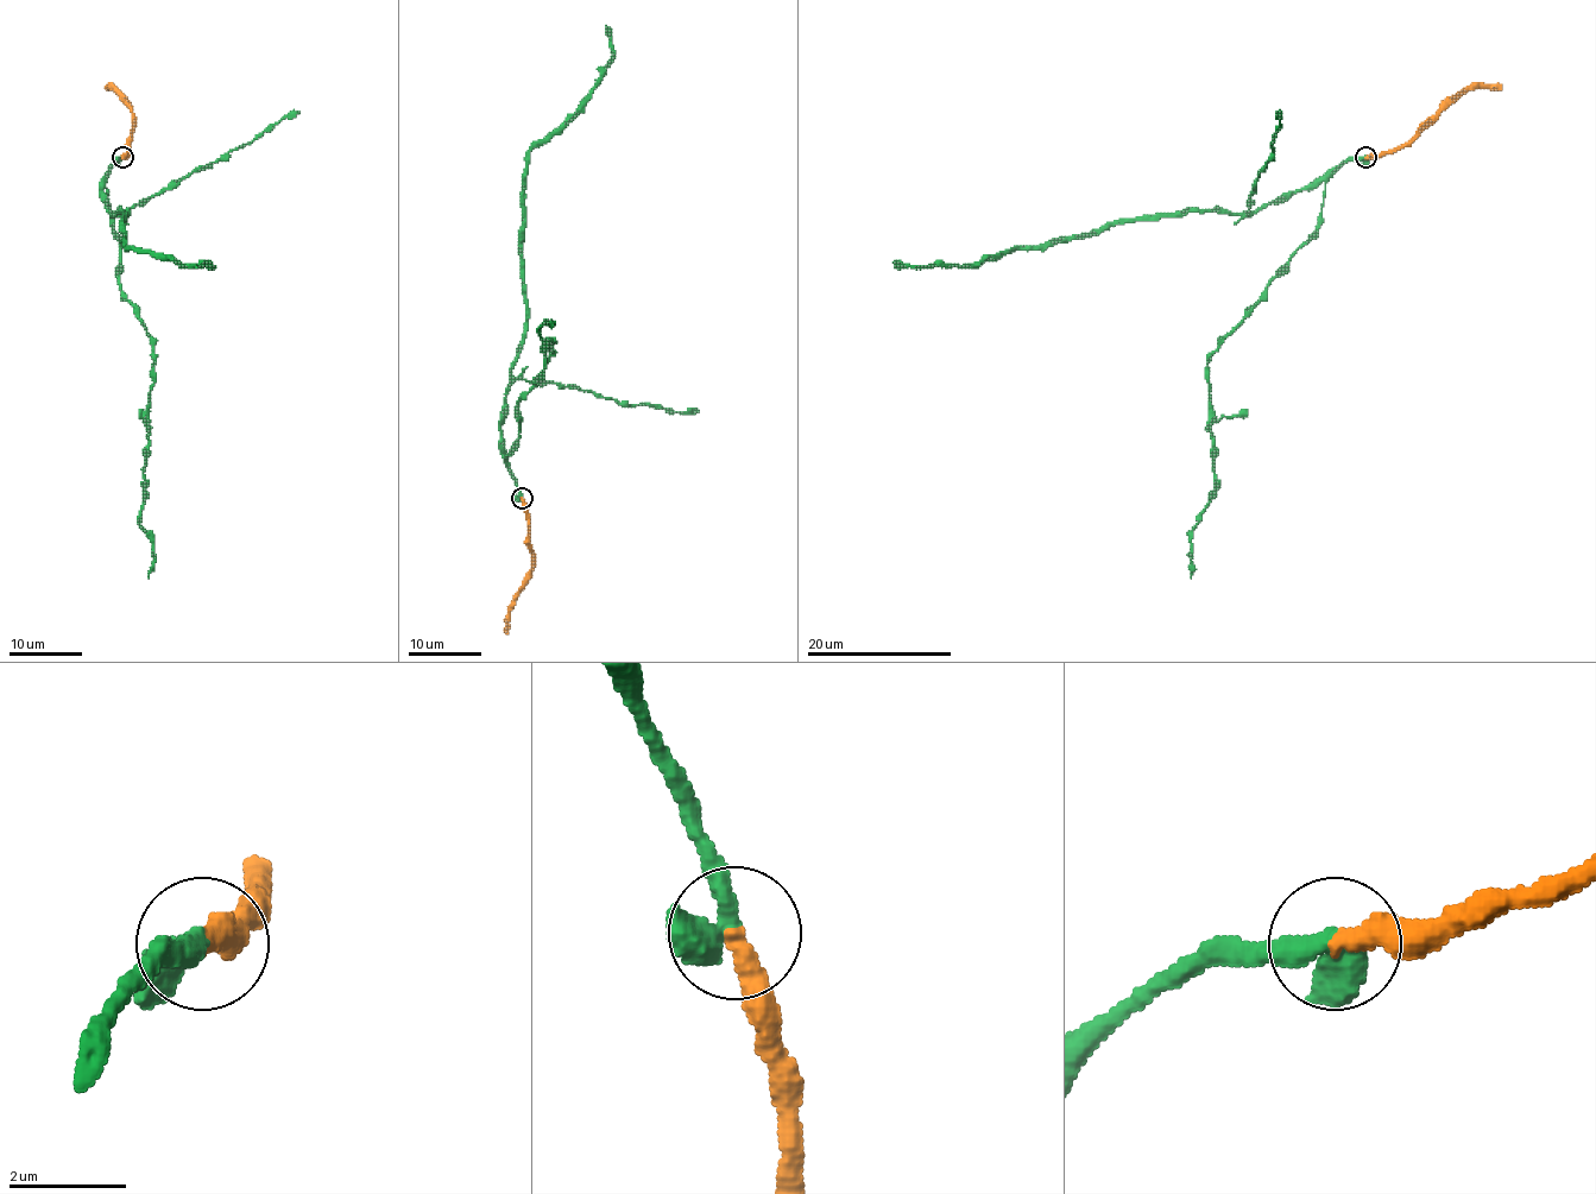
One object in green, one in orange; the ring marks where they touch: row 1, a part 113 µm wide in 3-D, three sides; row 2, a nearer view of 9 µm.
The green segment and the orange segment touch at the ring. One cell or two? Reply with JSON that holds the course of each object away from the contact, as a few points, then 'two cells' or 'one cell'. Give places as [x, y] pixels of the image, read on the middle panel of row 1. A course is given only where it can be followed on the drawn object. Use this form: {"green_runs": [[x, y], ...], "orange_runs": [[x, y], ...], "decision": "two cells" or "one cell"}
{"green_runs": [[522, 497], [502, 450], [500, 423], [525, 313], [522, 182], [528, 155], [576, 111], [613, 55], [606, 25]], "orange_runs": [[522, 497], [531, 574], [513, 601], [506, 633]], "decision": "one cell"}

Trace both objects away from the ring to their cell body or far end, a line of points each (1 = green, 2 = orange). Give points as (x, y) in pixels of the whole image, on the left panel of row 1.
1: (122, 157), (102, 178), (101, 191), (112, 213), (126, 212), (122, 240), (177, 264), (214, 266), (207, 263)
2: (122, 157), (128, 151), (132, 112), (107, 84)

